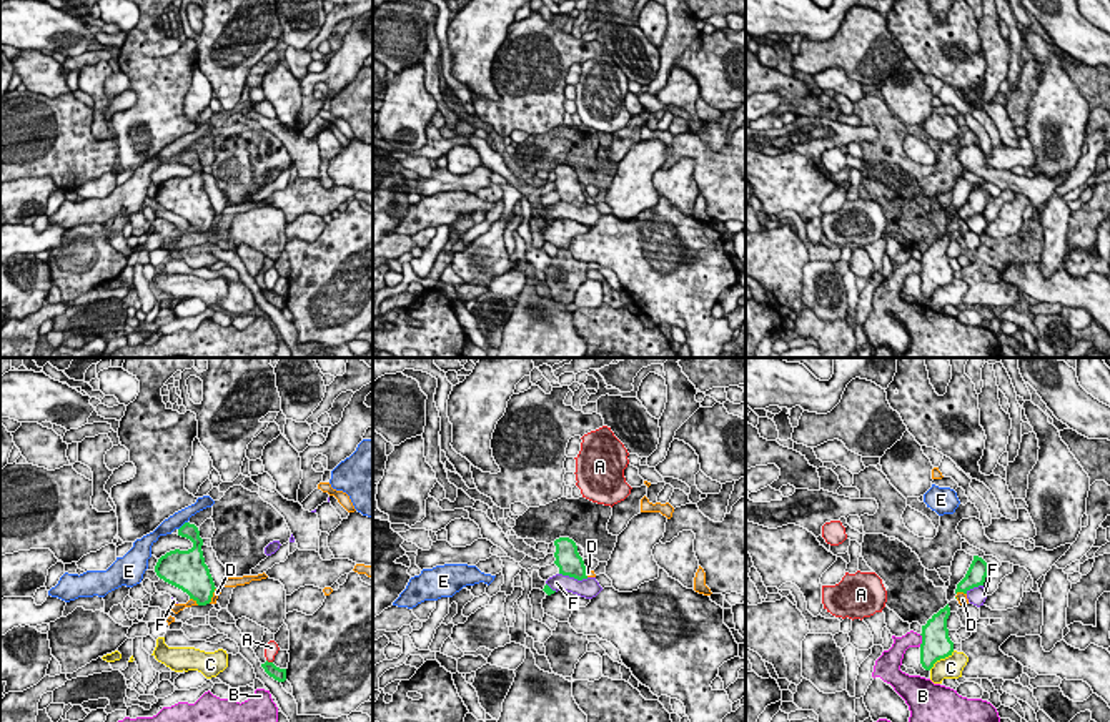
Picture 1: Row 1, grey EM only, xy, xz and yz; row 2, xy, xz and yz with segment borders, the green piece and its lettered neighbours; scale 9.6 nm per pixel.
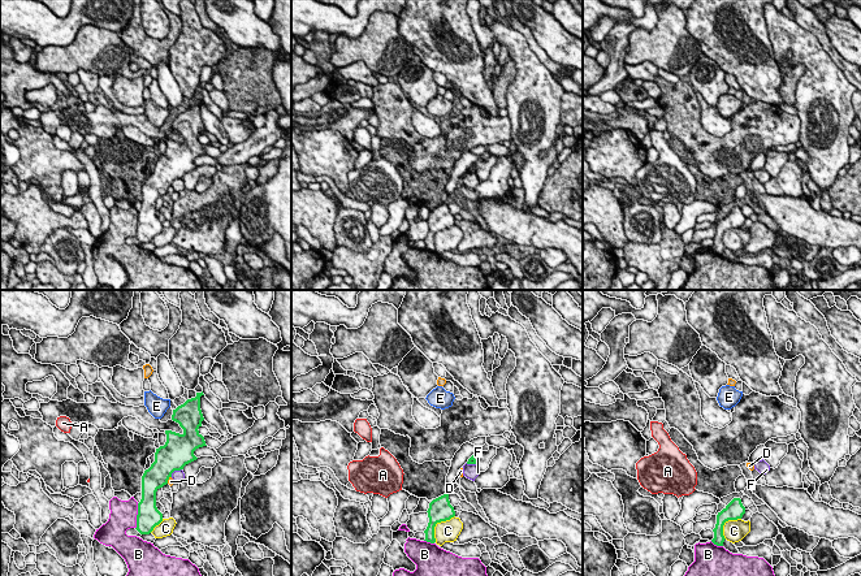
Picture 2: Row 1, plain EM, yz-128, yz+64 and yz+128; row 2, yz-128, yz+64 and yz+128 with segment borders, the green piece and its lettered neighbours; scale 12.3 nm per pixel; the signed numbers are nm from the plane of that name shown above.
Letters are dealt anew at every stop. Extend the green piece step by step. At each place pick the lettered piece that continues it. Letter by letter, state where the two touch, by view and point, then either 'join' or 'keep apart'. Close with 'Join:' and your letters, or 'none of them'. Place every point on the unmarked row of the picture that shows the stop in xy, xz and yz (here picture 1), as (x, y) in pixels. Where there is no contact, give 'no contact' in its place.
A: meets green in xy at (270, 290); keep apart
B: meets green in yz at (922, 268); keep apart
C: meets green in yz at (941, 285); keep apart
D: meets green in xy at (195, 227); keep apart
E: meets green in xy at (182, 153); keep apart
F: meets green in xz at (574, 205); keep apart
Join: none of them

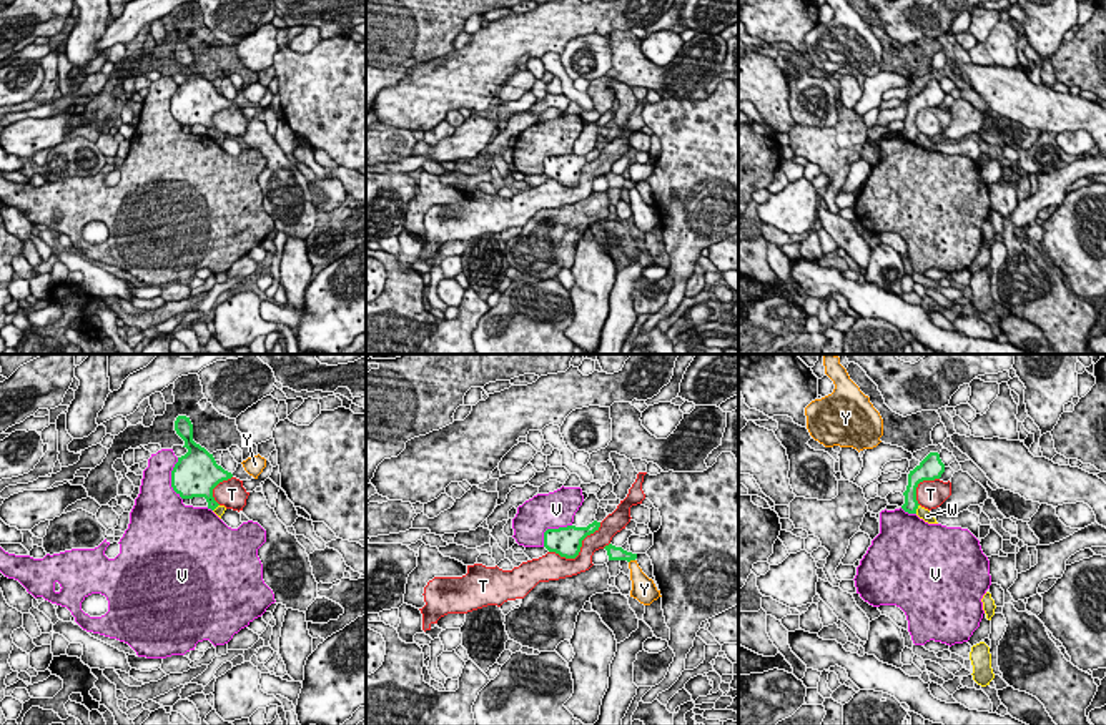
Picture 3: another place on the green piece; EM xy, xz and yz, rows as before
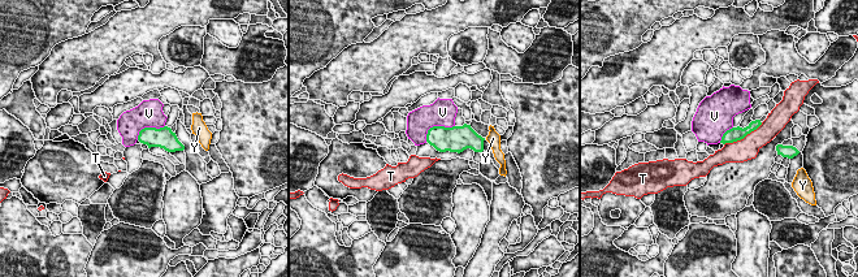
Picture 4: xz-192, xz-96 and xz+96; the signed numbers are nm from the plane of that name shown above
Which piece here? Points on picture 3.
T: meets green in xz at (579, 178); keep apart
V: meets green in xy at (172, 107); keep apart
W: meets green in yz at (917, 135); keep apart
Y: meets green in xz at (631, 187); keep apart
Join: none of them

